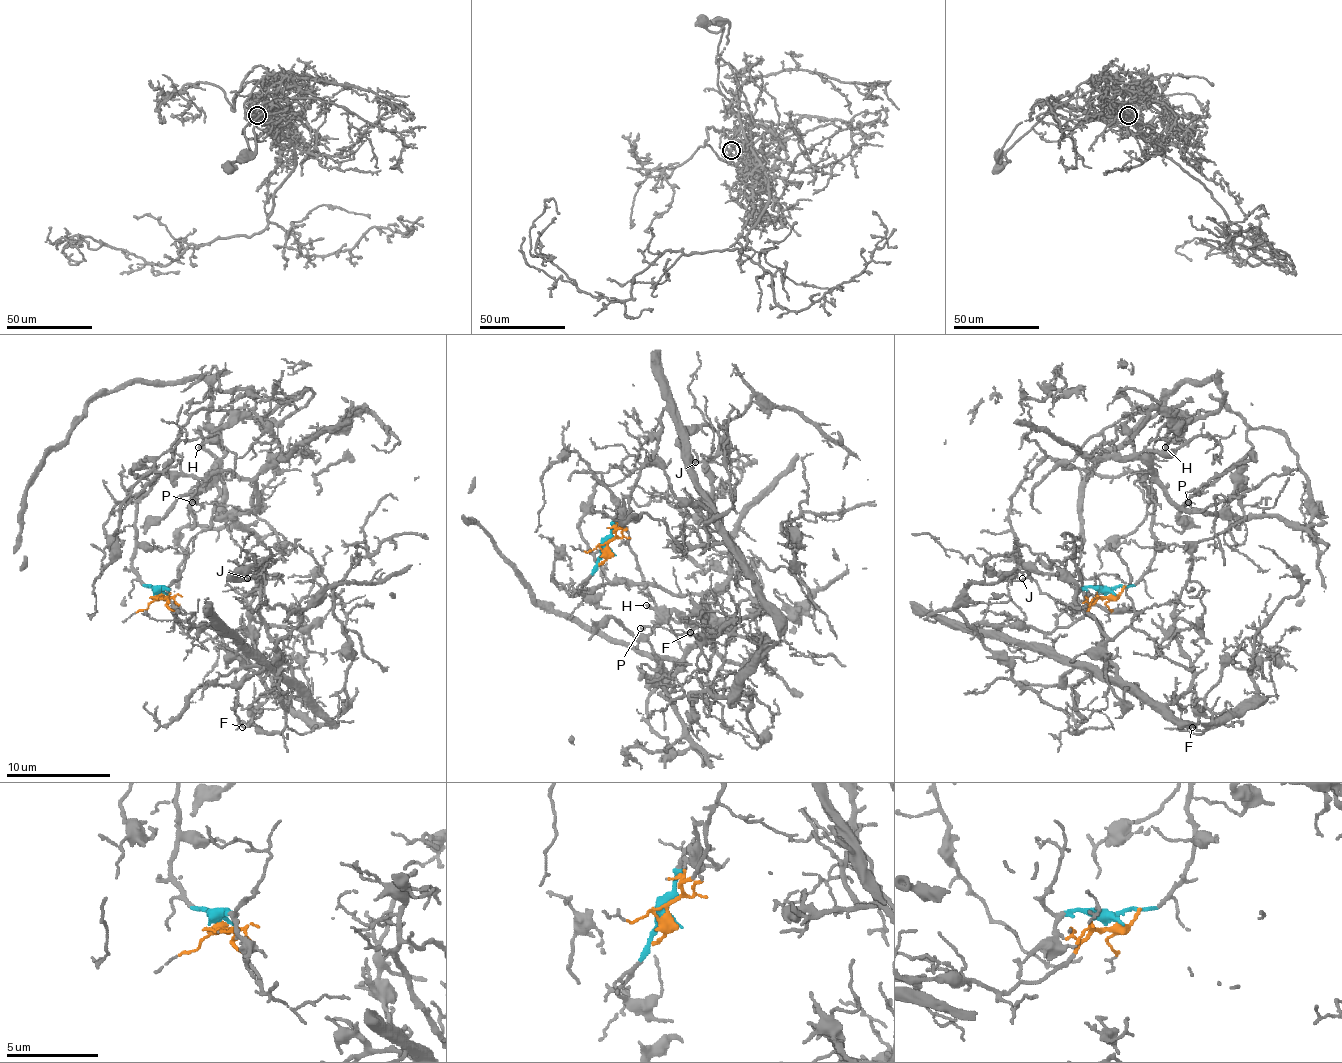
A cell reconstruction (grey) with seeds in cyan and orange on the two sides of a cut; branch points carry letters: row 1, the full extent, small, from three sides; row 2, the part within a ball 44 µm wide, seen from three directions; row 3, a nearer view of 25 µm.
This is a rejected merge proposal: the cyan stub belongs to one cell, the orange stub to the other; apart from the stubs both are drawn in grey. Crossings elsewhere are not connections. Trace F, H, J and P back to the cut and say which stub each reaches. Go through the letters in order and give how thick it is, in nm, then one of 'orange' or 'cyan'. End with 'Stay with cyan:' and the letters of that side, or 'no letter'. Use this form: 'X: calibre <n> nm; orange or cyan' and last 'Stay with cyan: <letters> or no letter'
F: calibre 140 nm; orange
H: calibre 200 nm; cyan
J: calibre 100 nm; orange
P: calibre 90 nm; cyan
Stay with cyan: H, P

